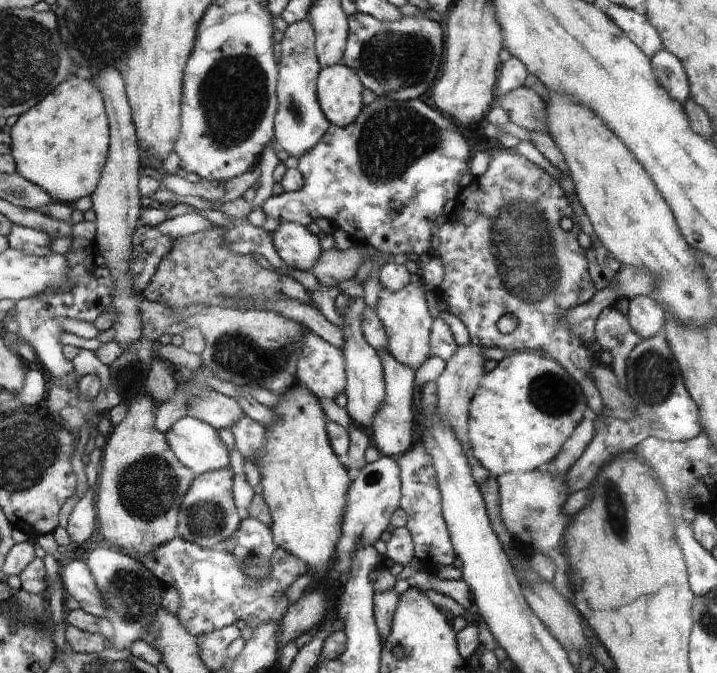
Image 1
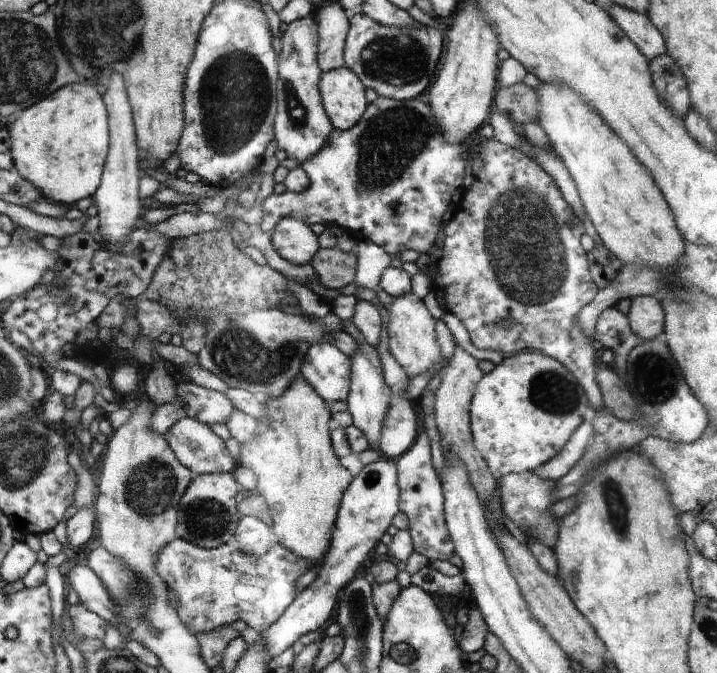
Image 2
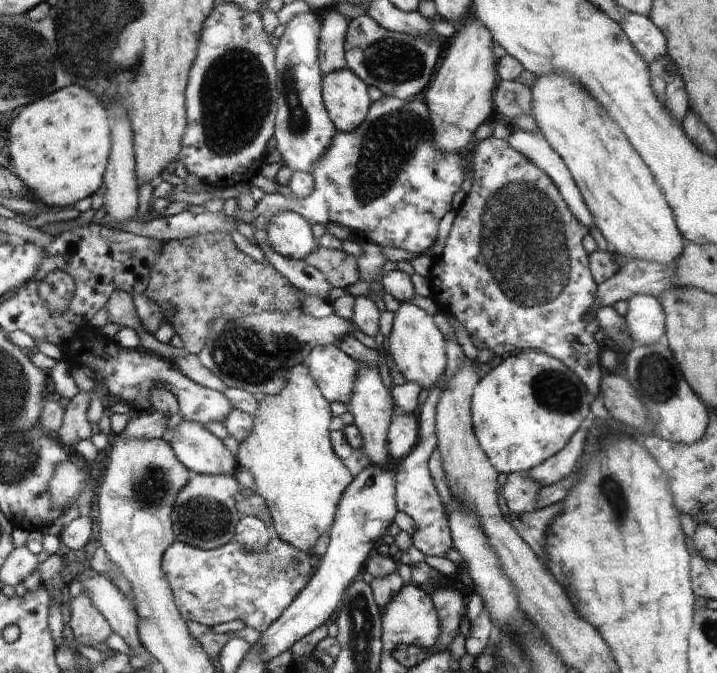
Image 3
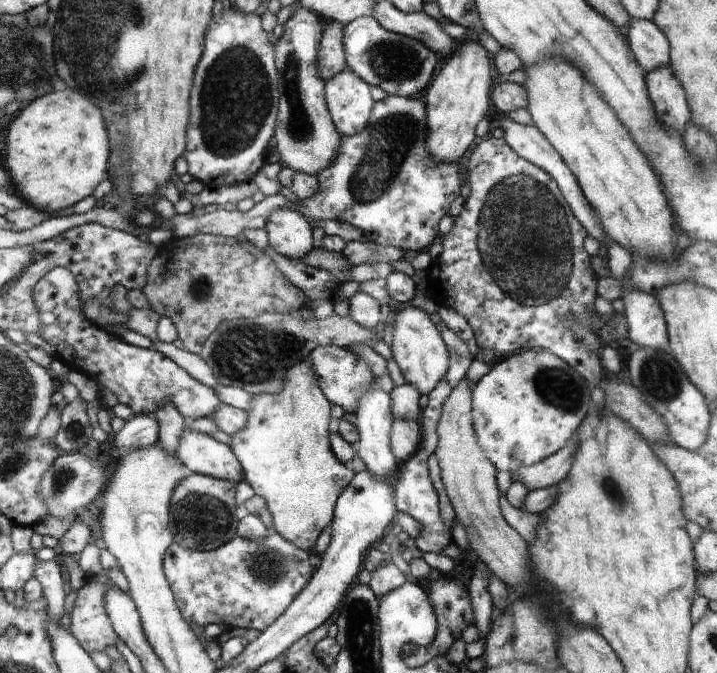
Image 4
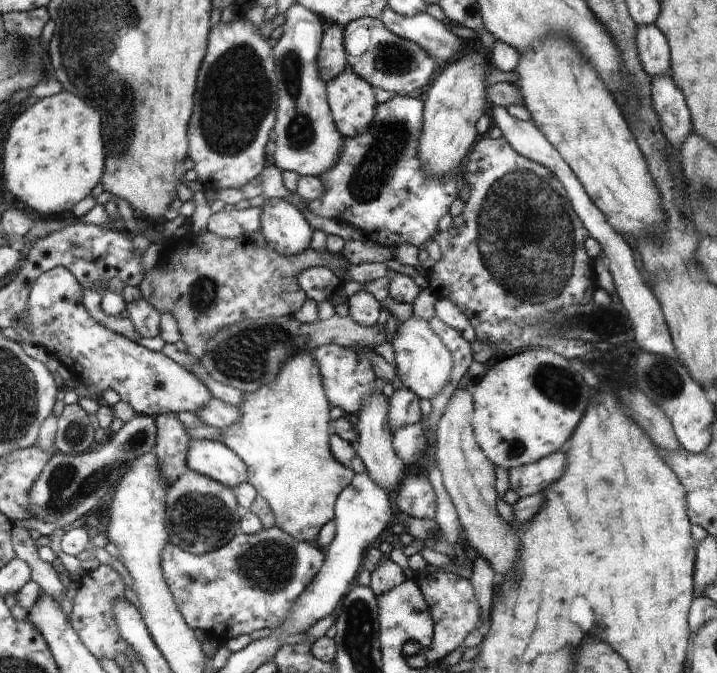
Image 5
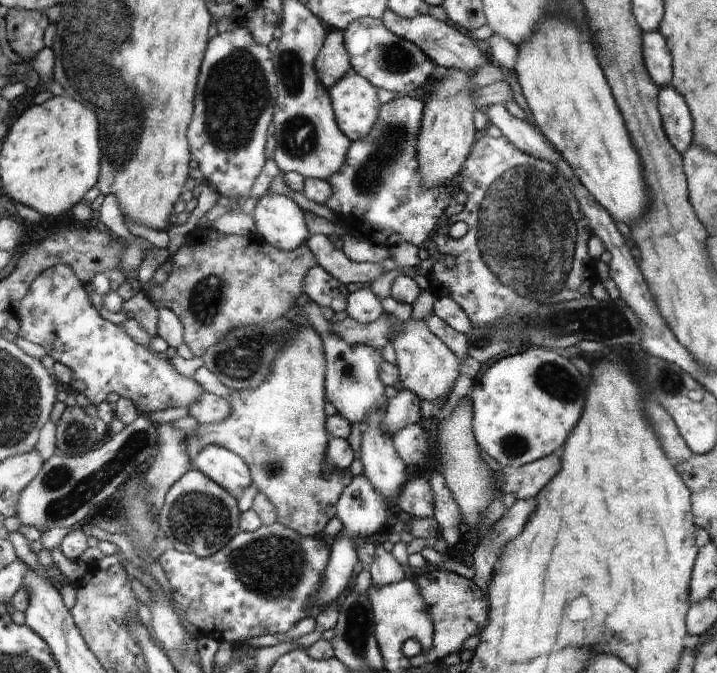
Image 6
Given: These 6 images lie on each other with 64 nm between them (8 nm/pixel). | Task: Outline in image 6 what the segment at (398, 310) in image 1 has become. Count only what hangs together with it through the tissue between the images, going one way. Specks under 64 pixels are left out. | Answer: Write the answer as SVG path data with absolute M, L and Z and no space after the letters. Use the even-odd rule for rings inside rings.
M410 318L405 322L403 331L398 333L392 344L397 356L399 380L404 389L412 391L420 400L433 403L445 400L451 393L459 376L460 359L437 336L434 336L425 320Z

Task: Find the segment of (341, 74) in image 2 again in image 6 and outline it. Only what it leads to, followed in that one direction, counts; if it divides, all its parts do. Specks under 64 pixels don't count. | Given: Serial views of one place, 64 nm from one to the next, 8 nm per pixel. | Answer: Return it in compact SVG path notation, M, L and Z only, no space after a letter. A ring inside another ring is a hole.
M351 71L328 89L340 129L352 141L368 136L380 117L380 100L373 83Z

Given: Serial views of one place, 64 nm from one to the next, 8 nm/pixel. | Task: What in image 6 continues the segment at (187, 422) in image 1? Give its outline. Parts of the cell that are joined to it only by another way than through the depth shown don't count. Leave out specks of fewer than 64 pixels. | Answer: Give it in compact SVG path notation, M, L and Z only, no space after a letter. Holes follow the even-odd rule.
M207 446L192 461L198 470L225 487L234 498L253 484L252 472L245 459L224 447Z

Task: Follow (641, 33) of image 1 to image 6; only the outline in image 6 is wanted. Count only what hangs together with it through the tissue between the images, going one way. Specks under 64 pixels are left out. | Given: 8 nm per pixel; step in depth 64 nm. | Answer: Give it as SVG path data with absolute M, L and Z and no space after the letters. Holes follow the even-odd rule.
M660 31L644 33L645 66L652 76L653 82L659 87L672 86L673 57L669 45Z

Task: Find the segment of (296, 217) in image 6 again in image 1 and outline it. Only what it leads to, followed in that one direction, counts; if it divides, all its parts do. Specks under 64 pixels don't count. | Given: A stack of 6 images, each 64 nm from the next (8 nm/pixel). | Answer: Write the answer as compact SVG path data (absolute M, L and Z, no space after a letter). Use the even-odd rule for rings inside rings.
M296 222L281 224L274 232L273 244L282 261L291 268L312 272L321 260L319 238Z

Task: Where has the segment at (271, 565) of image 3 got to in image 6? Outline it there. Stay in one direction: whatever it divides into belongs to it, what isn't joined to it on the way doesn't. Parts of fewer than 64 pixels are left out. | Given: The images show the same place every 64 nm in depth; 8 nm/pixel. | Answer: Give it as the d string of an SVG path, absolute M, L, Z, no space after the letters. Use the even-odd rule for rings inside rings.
M276 521L269 525L260 525L260 528L252 532L242 531L224 549L220 549L217 553L206 558L199 557L194 553L182 553L173 548L166 550L157 560L164 572L166 572L168 582L170 582L171 595L169 597L178 602L179 609L181 608L186 612L188 622L192 626L195 626L201 634L206 634L207 636L213 635L219 641L224 639L226 642L236 645L245 642L248 638L254 638L254 636L275 634L278 632L287 633L296 623L308 617L311 614L310 608L313 606L311 599L321 589L321 582L323 581L323 577L325 577L325 570L331 556L332 547L330 540L325 540L322 536L311 537L298 534L295 530L285 527Z

